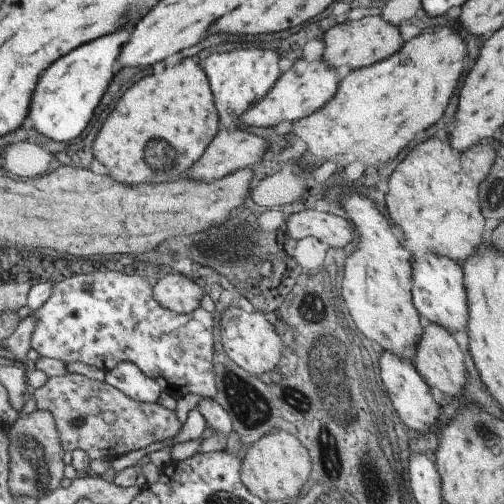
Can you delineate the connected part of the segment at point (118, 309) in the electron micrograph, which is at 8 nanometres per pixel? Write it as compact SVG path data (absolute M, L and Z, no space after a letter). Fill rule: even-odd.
M98 270L95 273L81 273L76 274L65 281L54 285L51 298L40 308L34 312L39 318L39 325L36 329L33 338L33 348L44 357L52 357L68 362L84 362L90 366L96 366L105 372L117 369L122 363L133 362L136 363L150 378L157 380L162 386L163 390L174 396L176 399L182 399L188 394L200 394L202 396L216 398L219 393L219 380L216 372L216 316L212 312L208 312L206 308L199 308L195 313L183 315L176 311L166 308L155 295L155 286L144 276L140 274L130 274L130 272L105 271ZM86 284L92 284L93 292L86 290Z

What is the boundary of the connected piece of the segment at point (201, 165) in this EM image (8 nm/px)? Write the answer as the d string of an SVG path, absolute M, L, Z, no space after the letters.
M242 126L232 132L221 130L190 172L196 180L222 180L239 170L248 169L250 164L260 164L268 152L268 146L268 140L244 132Z

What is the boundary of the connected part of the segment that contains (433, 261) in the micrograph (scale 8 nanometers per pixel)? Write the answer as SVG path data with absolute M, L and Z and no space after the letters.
M430 254L422 257L412 255L413 287L411 295L414 306L424 322L434 323L451 332L464 332L468 322L468 301L462 266L448 257Z

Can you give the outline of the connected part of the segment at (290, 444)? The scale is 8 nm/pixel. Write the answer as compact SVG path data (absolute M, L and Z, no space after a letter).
M288 432L266 436L250 448L244 458L243 479L248 488L266 502L298 498L310 478L310 456L308 448Z

